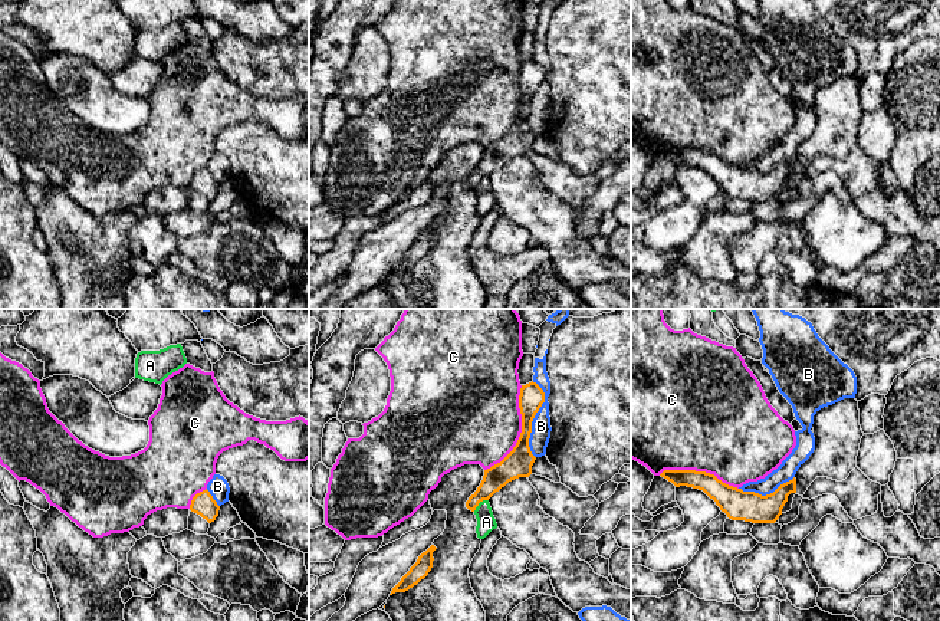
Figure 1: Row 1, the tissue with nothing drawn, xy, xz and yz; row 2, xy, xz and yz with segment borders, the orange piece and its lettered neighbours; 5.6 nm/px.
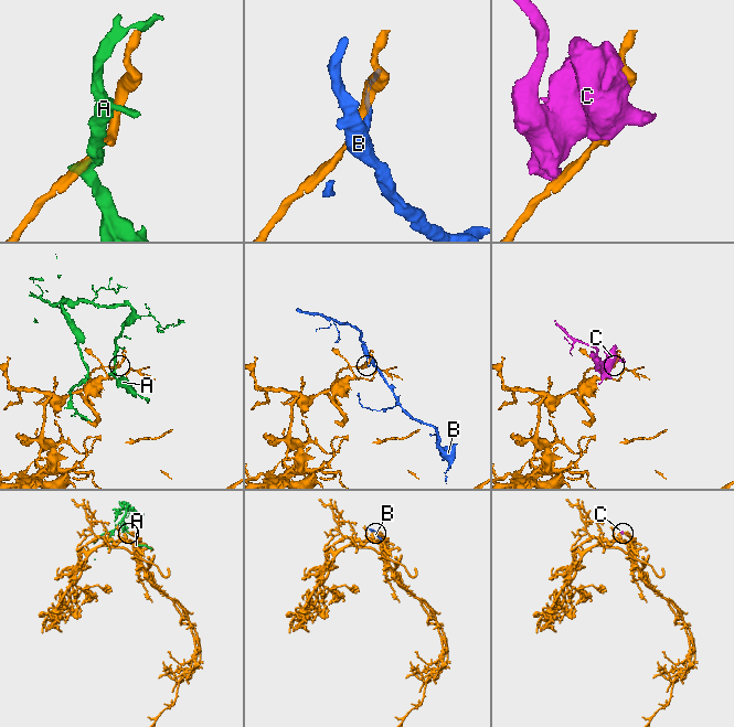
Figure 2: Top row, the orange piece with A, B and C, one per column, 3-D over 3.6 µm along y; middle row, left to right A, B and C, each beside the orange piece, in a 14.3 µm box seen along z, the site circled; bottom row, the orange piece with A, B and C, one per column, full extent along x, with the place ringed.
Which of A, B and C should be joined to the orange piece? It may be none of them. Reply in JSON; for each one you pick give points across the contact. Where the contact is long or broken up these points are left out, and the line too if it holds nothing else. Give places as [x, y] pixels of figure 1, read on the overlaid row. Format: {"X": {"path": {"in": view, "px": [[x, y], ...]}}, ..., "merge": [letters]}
{"merge": []}

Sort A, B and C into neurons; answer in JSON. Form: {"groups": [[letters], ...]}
{"groups": [["A"], ["B"], ["C"]]}

